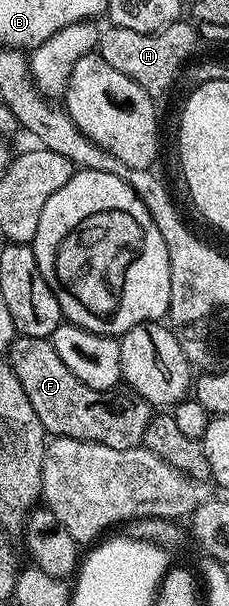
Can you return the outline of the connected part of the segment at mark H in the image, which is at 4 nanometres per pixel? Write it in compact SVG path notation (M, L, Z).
M189 21L172 23L155 33L135 33L135 29L123 29L112 25L106 26L106 28L106 31L104 28L100 32L97 41L97 51L103 57L103 61L107 61L107 65L111 65L111 69L119 69L119 73L131 77L131 81L135 81L145 92L154 97L160 97L176 79L178 82L179 76L187 63L185 58L192 53L193 46L199 43L197 28Z

